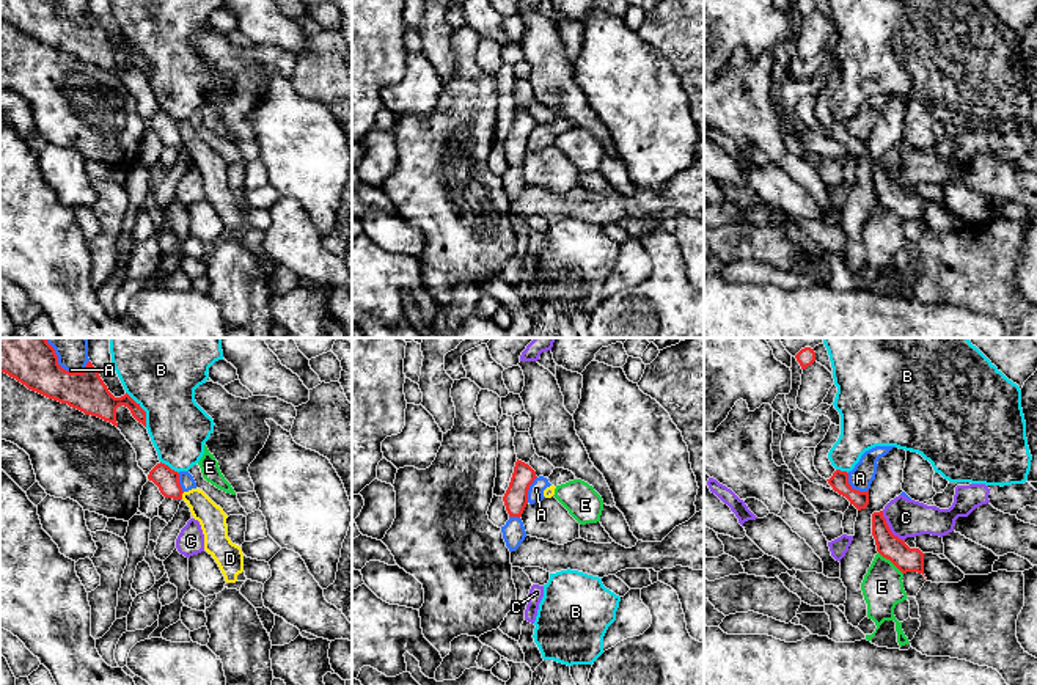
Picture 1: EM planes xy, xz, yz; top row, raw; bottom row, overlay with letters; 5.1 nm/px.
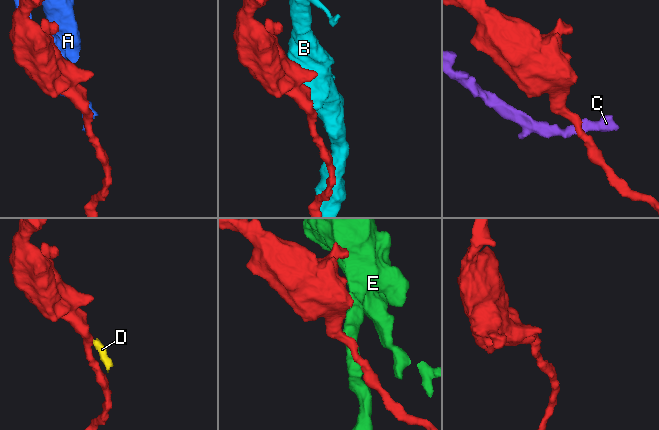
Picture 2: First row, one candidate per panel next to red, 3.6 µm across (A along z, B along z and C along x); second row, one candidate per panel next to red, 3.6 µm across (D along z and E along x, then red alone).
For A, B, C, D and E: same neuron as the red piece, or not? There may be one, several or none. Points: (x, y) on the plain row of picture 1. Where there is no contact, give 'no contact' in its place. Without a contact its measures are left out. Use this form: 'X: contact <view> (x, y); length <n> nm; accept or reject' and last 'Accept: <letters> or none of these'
A: contact xy (68, 19); length 190 nm; reject
B: contact xy (142, 57); length 220 nm; reject
C: contact yz (888, 176); length 200 nm; reject
D: contact xy (181, 143); length 40 nm; reject
E: contact yz (891, 209); length 170 nm; reject
Accept: none of these

